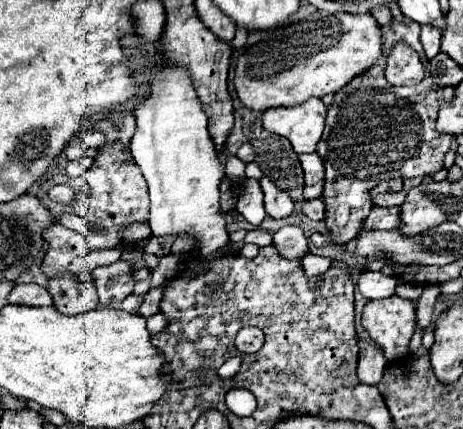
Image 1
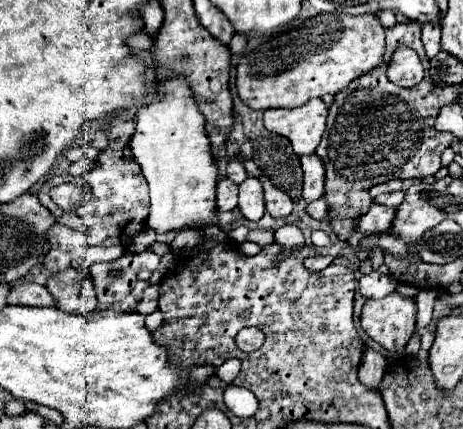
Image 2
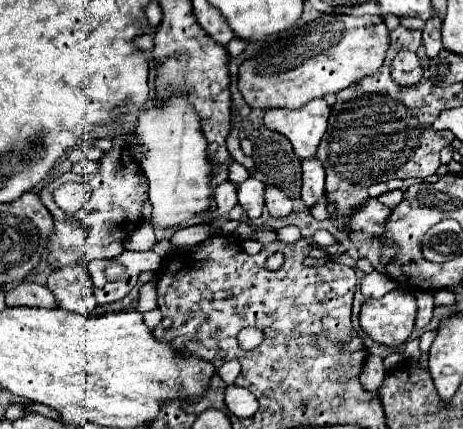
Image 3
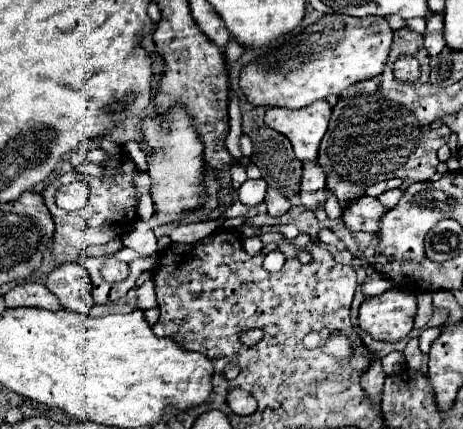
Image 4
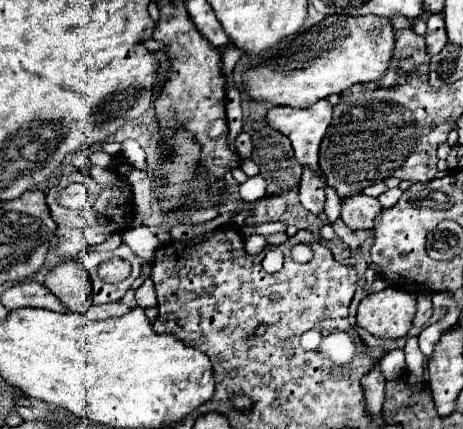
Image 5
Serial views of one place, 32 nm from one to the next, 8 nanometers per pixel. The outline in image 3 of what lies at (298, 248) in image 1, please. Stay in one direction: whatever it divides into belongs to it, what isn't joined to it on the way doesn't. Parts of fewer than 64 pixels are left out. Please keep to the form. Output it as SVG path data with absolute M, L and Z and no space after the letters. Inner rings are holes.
M284 226L284 228L276 230L276 234L278 234L278 240L284 242L284 244L294 244L296 240L302 238L302 234L300 234L300 230L296 226Z

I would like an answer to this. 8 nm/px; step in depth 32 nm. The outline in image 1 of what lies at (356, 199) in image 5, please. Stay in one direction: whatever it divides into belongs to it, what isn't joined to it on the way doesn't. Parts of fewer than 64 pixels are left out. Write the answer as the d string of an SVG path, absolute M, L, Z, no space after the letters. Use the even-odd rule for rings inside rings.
M372 208L364 230L392 230L400 226L400 208Z

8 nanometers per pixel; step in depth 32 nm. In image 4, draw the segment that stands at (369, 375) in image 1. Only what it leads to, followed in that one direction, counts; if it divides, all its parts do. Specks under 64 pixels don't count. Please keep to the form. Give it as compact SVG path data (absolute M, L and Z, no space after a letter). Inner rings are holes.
M372 358L368 370L360 378L360 384L366 390L370 402L374 402L374 404L380 404L380 392L382 392L382 386L384 386L384 378L386 378L386 374L382 370L380 358Z

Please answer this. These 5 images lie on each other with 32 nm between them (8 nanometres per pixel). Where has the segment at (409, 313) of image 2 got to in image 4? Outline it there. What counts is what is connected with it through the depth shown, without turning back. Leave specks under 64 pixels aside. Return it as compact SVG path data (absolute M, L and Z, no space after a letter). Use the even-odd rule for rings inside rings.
M388 290L382 296L366 298L360 306L358 326L374 340L398 342L410 334L416 316L416 296L404 290Z

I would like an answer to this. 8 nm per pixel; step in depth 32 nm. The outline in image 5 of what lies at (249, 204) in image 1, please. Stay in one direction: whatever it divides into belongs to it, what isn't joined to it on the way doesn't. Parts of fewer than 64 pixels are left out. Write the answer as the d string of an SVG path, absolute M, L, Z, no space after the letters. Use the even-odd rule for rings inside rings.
M260 176L248 178L244 184L240 184L240 200L242 202L258 202L260 198L266 196L266 184Z

